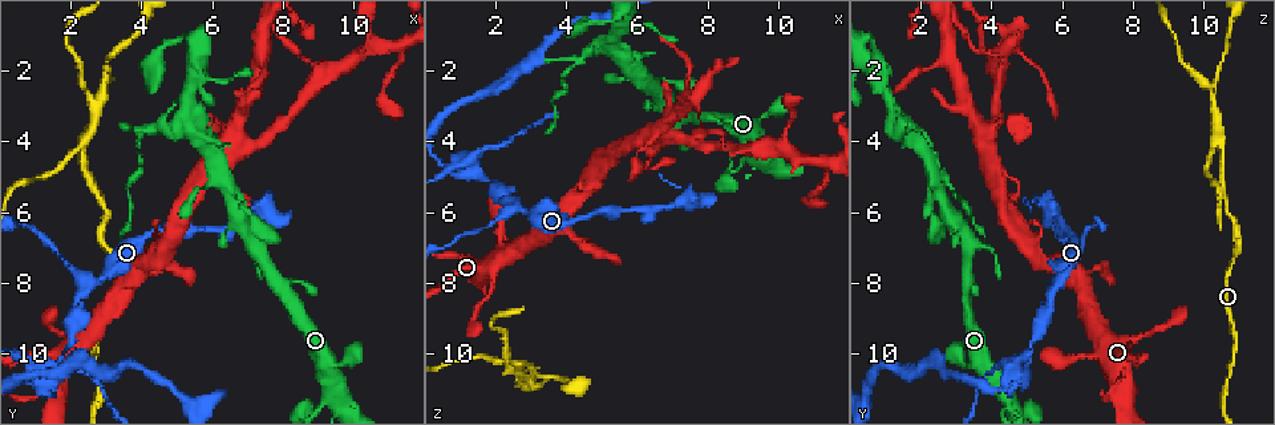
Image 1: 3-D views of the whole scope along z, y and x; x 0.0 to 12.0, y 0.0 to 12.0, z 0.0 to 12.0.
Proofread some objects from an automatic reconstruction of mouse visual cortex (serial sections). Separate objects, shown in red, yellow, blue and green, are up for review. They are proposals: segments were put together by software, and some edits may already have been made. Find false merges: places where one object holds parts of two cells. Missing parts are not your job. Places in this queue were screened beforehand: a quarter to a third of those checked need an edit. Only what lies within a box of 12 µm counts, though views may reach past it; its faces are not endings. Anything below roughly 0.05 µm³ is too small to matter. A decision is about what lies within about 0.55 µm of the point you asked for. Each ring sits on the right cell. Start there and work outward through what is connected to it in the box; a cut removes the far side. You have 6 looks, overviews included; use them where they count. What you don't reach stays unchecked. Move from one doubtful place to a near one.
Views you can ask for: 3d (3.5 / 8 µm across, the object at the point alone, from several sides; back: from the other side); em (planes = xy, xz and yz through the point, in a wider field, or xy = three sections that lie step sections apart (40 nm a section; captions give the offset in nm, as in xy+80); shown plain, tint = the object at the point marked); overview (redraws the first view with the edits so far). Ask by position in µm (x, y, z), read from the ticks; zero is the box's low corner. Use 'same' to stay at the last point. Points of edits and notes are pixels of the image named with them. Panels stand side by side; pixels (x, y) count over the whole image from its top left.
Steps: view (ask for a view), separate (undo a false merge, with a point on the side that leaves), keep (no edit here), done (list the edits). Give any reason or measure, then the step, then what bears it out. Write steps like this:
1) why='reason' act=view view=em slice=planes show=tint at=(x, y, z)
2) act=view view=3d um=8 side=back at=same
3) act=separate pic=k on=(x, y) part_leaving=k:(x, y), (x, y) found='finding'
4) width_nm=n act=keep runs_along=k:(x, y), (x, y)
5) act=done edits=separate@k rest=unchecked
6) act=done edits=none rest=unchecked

act=view view=3d um=3.5 at=(2.7, 7.9, 5.9)

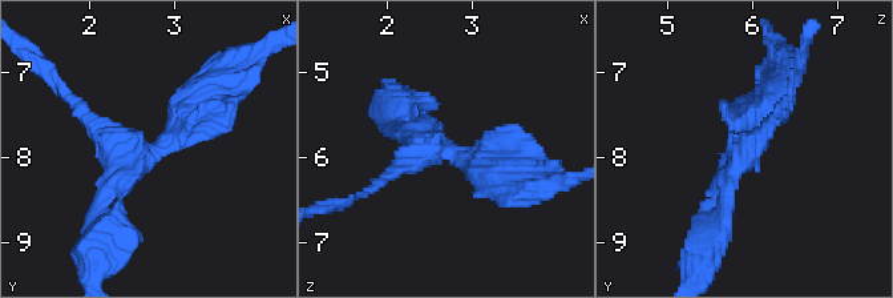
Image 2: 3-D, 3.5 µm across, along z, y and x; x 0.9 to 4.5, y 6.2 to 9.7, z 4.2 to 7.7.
act=view view=em slice=planes show=tint at=(2.60, 7.95, 5.85)

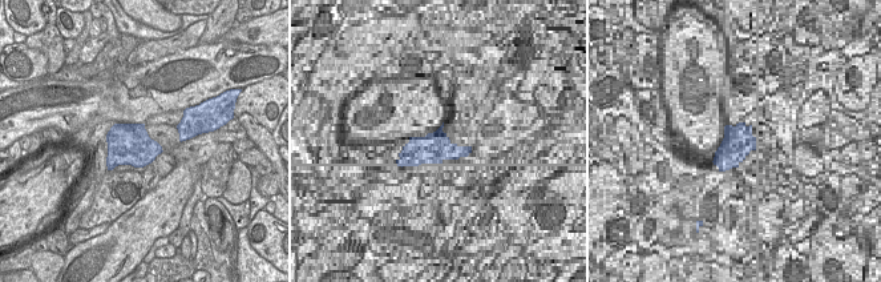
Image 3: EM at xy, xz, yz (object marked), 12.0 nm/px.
act=keep runs_along=2:(202, 99), (104, 193), (96, 226) found='continuous, no second cell'

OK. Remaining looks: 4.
why='thin arm on a thick one' act=view view=3d um=3.5 at=(1.3, 10.6, 4.8)

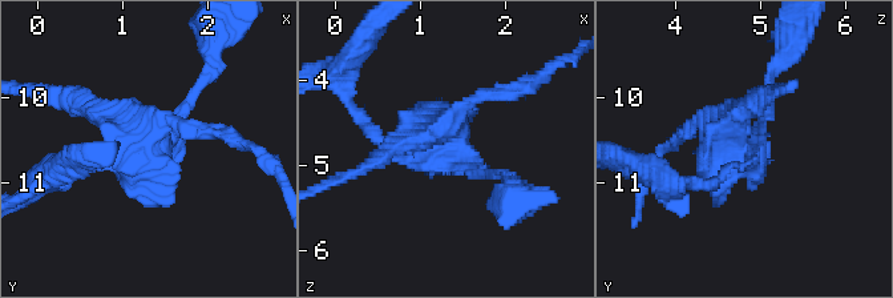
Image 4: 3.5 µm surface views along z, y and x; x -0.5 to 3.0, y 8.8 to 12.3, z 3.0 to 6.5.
act=view view=em slice=planes show=tint at=(1.30, 10.60, 4.85)

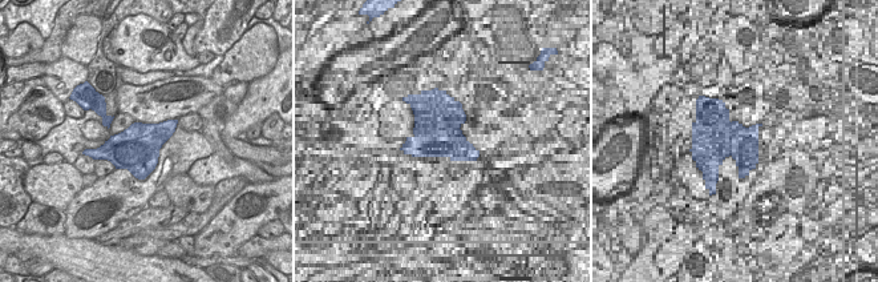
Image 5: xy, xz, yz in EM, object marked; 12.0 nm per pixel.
act=view view=em slice=xy step=2 show=tint at=same

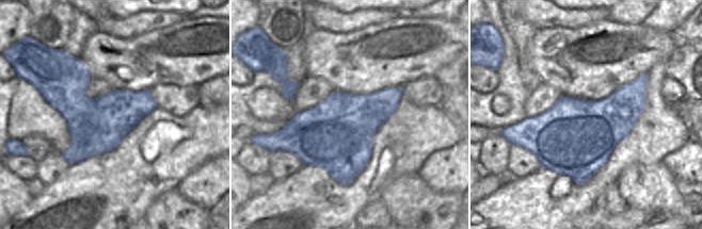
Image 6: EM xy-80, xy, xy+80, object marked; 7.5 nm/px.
act=separate pic=4 on=(169, 186) part_leaving=4:(146, 147), (89, 107), (48, 89) found='a second cell is stuck on'

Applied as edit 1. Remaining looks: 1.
act=done edits=separate@4 rest=unchecked

